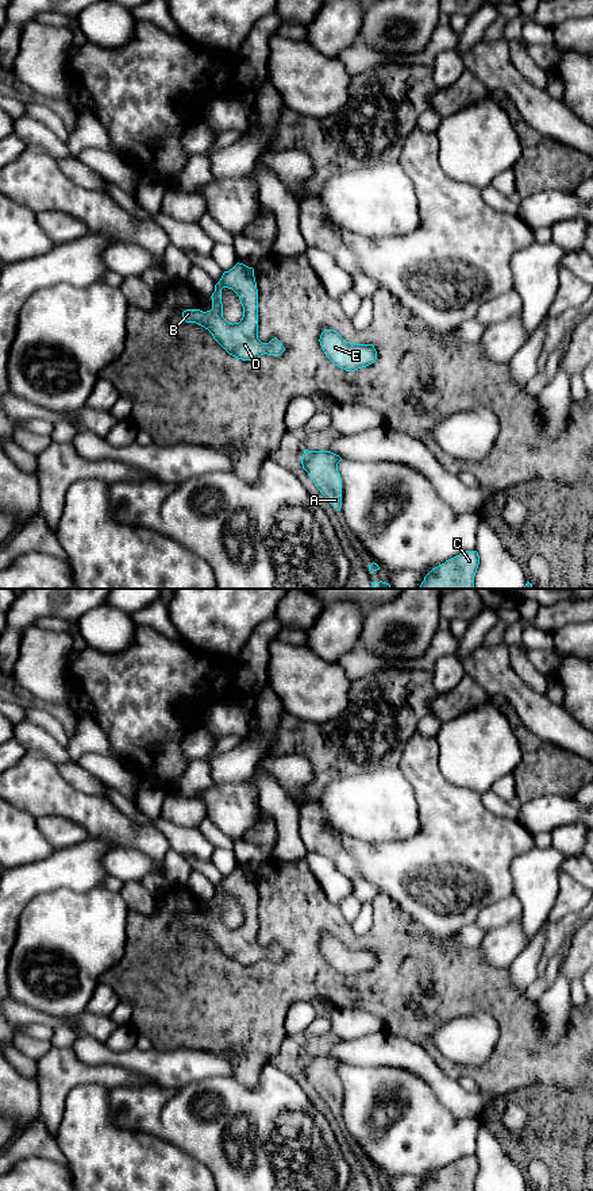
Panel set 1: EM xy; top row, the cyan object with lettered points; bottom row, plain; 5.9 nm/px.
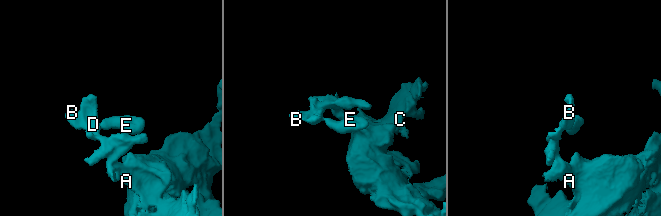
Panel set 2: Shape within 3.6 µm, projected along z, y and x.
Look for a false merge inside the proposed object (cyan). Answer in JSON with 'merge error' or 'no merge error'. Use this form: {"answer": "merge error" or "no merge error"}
{"answer": "no merge error"}

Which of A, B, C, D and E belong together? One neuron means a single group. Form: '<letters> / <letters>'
A B C D E

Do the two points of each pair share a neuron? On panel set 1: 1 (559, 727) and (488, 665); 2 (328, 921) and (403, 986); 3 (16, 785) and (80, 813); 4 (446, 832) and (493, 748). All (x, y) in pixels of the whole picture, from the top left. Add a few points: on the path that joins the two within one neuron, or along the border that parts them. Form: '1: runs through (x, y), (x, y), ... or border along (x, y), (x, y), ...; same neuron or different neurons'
1: runs through (542, 717), (505, 682); same neuron
2: runs through (350, 939), (353, 941), (373, 941), (396, 964); same neuron
3: runs through (33, 785), (64, 801); same neuron
4: border along (442, 774), (450, 782), (481, 794); different neurons

